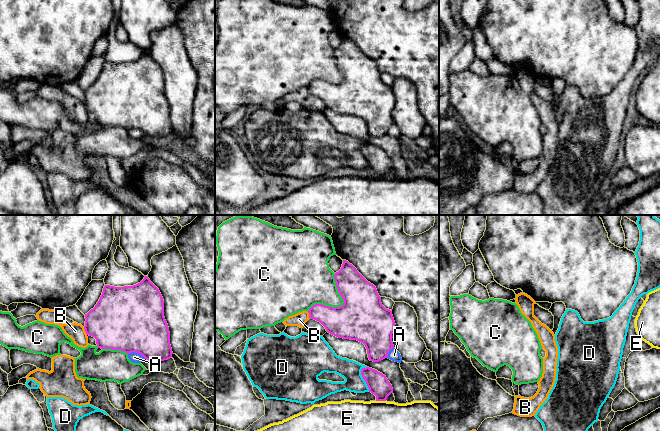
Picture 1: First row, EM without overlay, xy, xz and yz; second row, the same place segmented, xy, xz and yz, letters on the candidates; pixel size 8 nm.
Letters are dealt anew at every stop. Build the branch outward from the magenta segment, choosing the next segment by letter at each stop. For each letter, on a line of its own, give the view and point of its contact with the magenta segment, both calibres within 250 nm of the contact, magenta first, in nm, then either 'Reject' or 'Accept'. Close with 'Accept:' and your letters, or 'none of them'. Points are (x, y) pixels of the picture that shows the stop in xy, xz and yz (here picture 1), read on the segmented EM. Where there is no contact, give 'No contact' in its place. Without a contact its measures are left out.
A: Touches magenta at xy (137, 352). Thickness 480 nm (magenta) against 80 nm. Reject
B: Touches magenta at xy (85, 331). Thickness 400 nm (magenta) against 140 nm. Reject
C: Touches magenta at xz (340, 306). Thickness 380 nm (magenta) against 300 nm. Reject
D: Touches magenta at xz (363, 378). Thickness 170 nm (magenta) against 170 nm. Reject
E: Touches magenta at xz (381, 400). Thickness 170 nm (magenta) against 240 nm. Reject
Accept: none of them

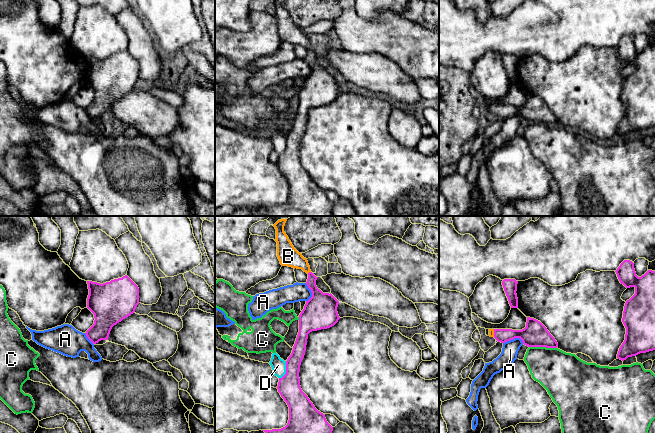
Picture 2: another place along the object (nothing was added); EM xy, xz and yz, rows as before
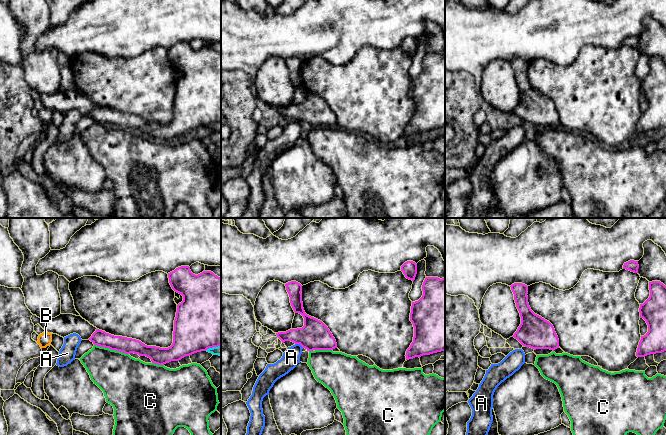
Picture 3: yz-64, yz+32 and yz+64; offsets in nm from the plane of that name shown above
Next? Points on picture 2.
A: Touches magenta at yz (513, 338). Thickness 200 nm (magenta) against 130 nm. Reject
B: Touches magenta at xz (309, 272). Thickness 150 nm (magenta) against 160 nm. Accept
C: Touches magenta at yz (543, 346). Thickness 200 nm (magenta) against 340 nm. Reject
D: Touches magenta at xz (286, 370). Thickness 180 nm (magenta) against 120 nm. Reject
Accept: B

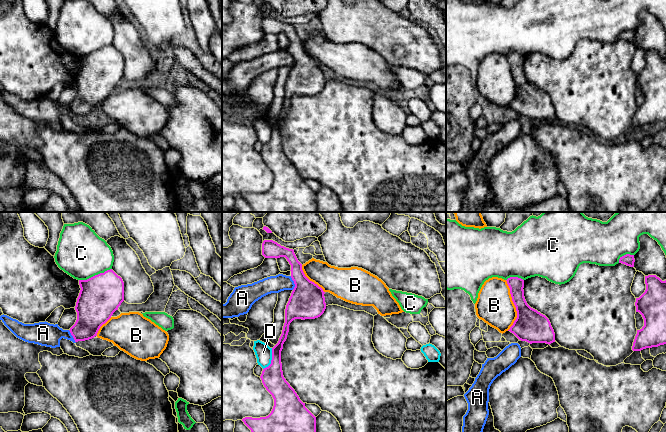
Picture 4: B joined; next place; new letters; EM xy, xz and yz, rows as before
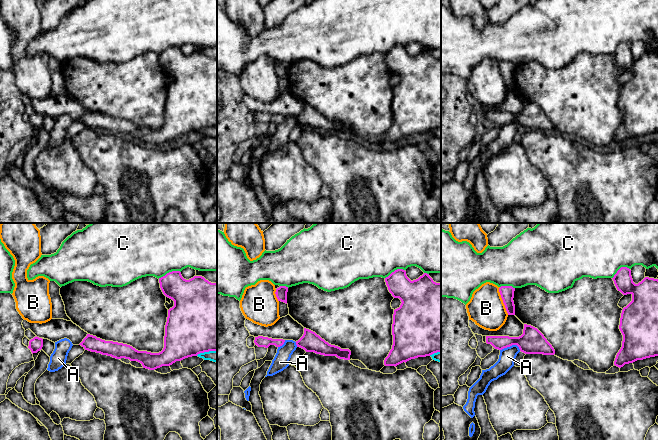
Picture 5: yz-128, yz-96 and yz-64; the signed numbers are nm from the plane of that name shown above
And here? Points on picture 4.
A: Touches magenta at xz (294, 283). Thickness 280 nm (magenta) against 140 nm. Reject
B: Touches magenta at yz (514, 304). Thickness 260 nm (magenta) against 300 nm. Reject
C: Touches magenta at xy (95, 275). Thickness 340 nm (magenta) against 400 nm. Reject
D: Touches magenta at xz (272, 359). Thickness 180 nm (magenta) against 140 nm. Reject
Accept: none of them

